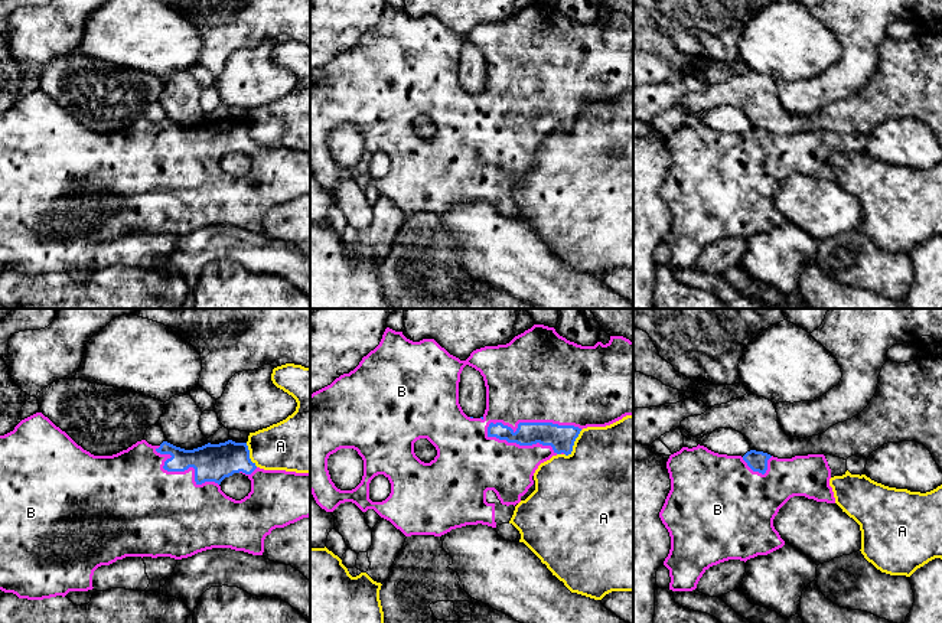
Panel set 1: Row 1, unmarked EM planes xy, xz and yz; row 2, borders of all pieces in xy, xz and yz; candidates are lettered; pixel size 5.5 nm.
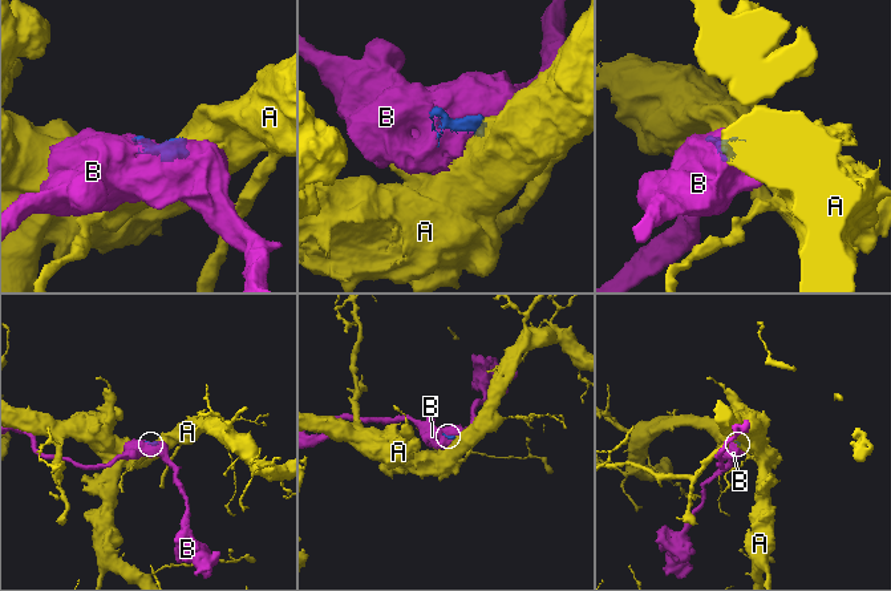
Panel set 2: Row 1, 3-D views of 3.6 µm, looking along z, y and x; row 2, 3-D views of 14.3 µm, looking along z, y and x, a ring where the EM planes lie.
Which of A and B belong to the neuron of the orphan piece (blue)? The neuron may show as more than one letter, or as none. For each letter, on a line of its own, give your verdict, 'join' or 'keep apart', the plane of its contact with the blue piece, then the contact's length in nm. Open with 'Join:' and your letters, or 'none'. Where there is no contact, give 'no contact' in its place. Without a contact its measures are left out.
Join: B
A: keep apart | xz | 180 nm
B: join | xz | 550 nm

